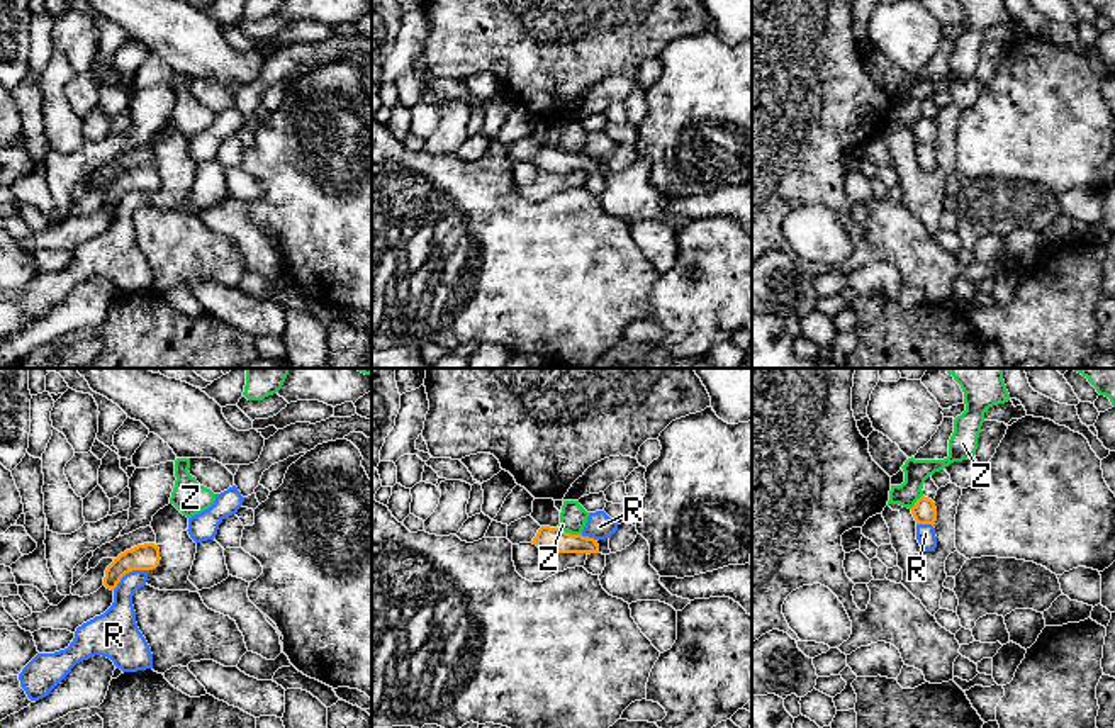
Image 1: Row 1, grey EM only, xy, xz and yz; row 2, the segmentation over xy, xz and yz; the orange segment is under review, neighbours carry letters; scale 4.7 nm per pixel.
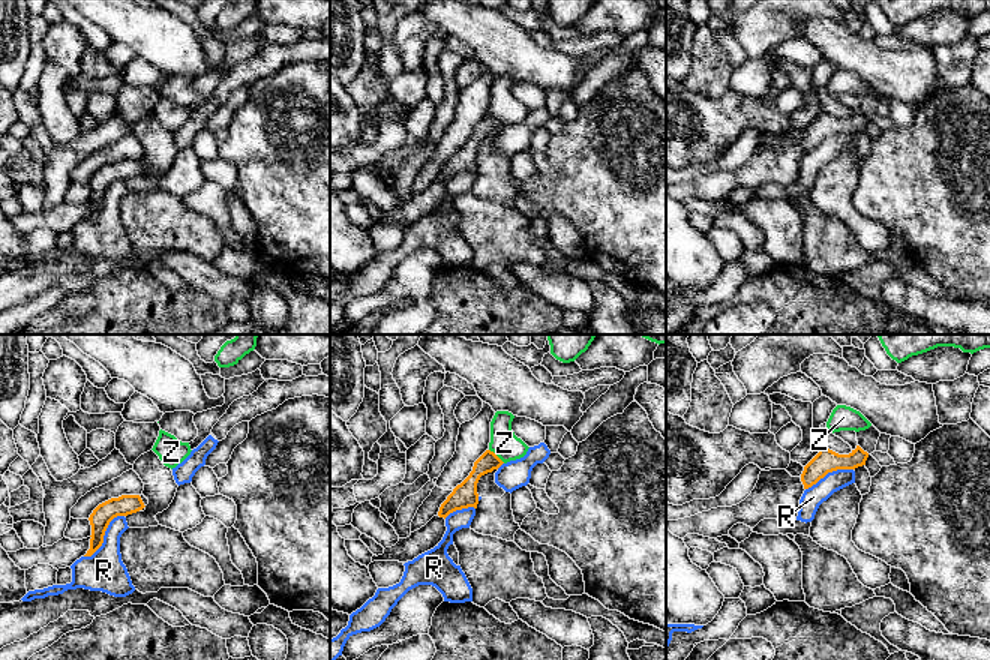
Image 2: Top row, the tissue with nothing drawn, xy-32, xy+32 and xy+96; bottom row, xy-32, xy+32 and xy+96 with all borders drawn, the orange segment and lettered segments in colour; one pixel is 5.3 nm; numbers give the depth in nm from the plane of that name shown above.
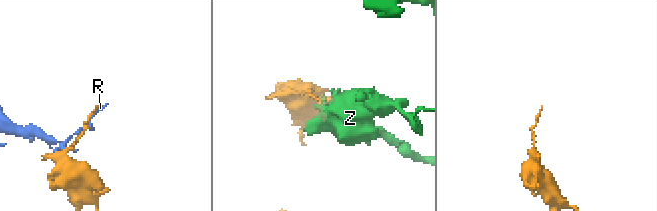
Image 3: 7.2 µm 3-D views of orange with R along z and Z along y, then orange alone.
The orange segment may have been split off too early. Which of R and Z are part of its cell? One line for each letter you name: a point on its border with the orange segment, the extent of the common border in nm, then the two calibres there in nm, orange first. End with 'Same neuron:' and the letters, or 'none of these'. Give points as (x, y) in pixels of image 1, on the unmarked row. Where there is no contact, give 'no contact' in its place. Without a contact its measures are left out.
Same neuron: none of these

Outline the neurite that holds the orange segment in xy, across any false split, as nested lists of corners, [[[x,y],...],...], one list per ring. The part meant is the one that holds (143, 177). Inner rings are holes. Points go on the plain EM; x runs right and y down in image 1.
[[[144,163],[126,170],[107,187],[104,205],[114,210],[126,193],[132,190],[153,190],[160,185],[160,180],[160,168],[154,163]]]

